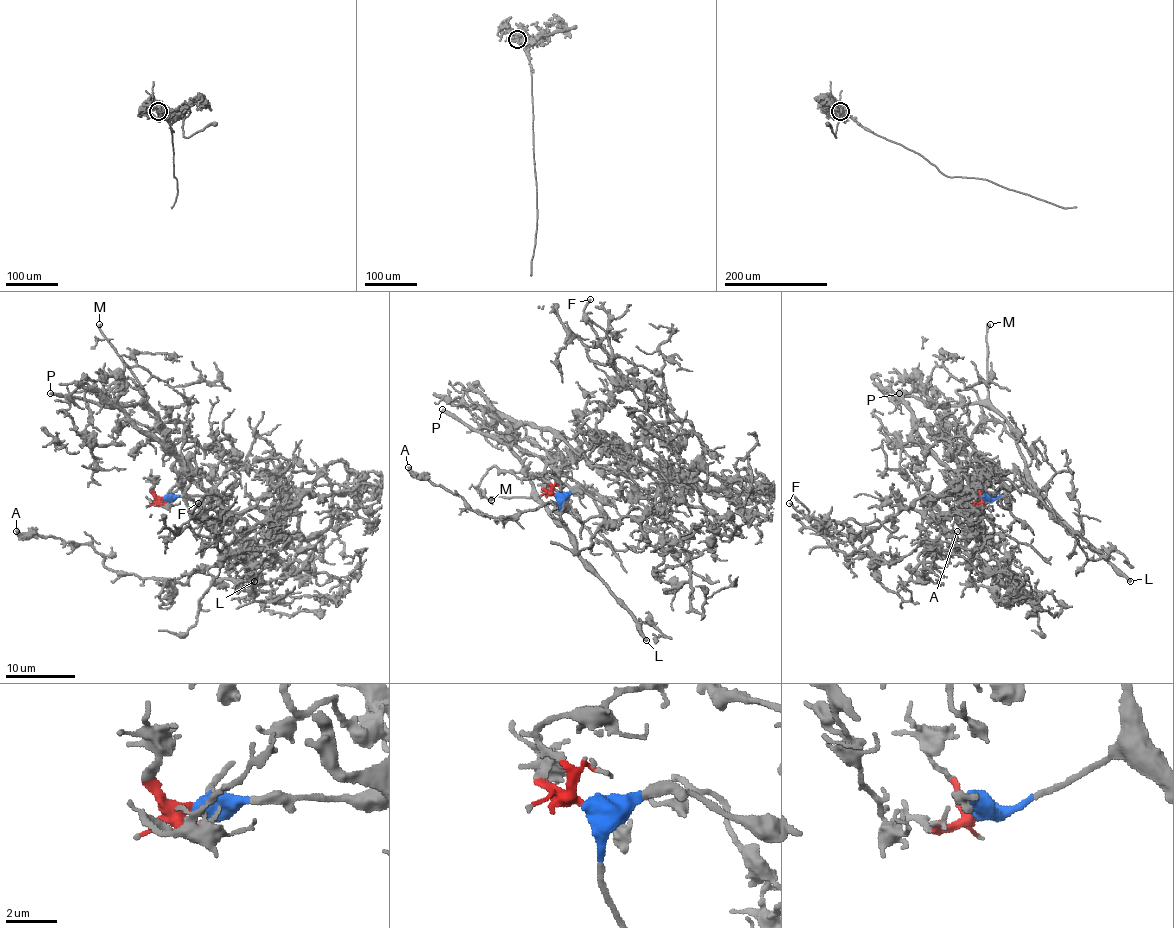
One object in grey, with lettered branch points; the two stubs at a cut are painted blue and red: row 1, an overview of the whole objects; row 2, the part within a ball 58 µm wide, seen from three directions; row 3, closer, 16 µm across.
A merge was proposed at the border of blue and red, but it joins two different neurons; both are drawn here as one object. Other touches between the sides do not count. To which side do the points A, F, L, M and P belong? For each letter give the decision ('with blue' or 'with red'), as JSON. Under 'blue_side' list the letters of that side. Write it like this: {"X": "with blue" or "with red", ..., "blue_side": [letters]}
{"A": "with red", "F": "with red", "L": "with blue", "M": "with blue", "P": "with blue", "blue_side": ["L", "M", "P"]}

